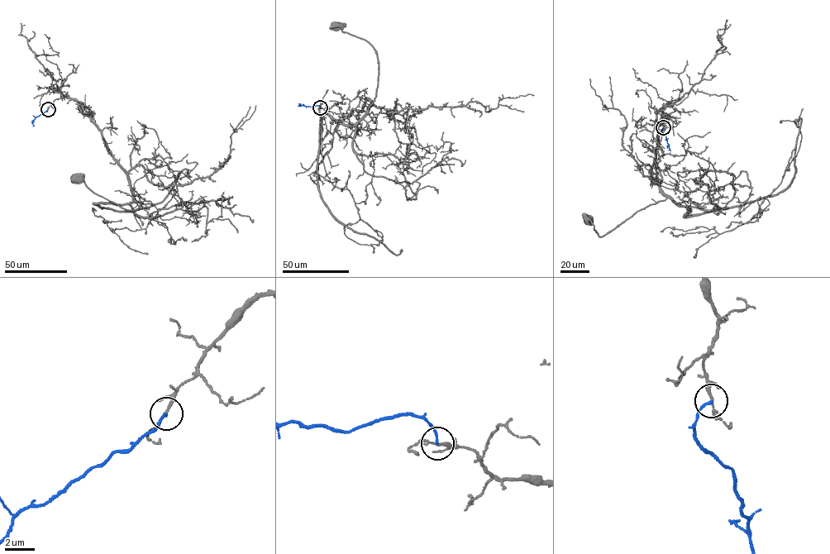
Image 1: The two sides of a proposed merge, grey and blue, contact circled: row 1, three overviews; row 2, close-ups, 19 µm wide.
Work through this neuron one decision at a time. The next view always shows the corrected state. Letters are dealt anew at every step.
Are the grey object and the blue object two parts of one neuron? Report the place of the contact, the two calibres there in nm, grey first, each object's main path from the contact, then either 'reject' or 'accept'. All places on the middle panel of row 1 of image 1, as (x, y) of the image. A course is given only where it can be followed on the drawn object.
place (320, 107); calibres 160 and 170 nm; course grey (320, 107), (349, 116), (354, 108), (363, 110), (367, 98), (368, 110), (375, 95), (374, 48), (336, 25); course blue (320, 107), (318, 105), (298, 106); reject

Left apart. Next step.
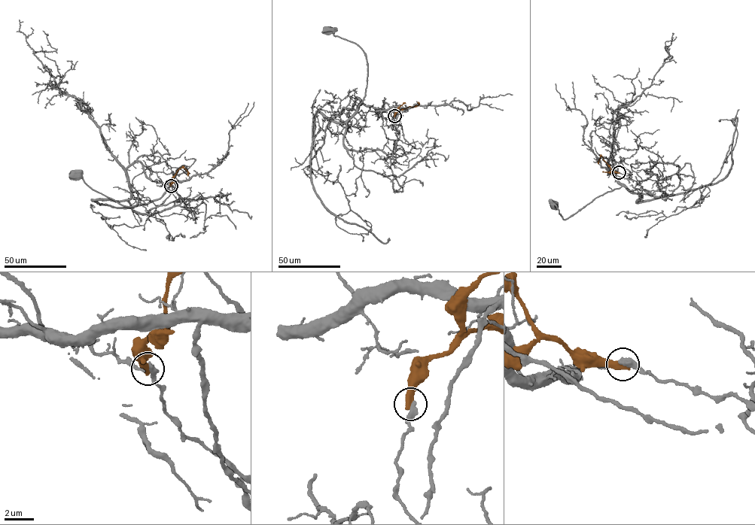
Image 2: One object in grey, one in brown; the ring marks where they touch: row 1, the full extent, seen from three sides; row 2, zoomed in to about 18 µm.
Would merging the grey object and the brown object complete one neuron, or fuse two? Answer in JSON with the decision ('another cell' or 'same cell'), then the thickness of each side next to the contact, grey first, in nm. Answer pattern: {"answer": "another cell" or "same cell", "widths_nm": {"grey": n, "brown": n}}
{"answer": "another cell", "widths_nm": {"grey": 440, "brown": 480}}

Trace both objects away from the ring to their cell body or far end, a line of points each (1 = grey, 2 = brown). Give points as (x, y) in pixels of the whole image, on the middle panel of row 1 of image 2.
1: (394, 116), (396, 128), (401, 107), (357, 107), (366, 89), (366, 56), (327, 29)
2: (394, 116), (399, 110), (418, 105), (418, 101)

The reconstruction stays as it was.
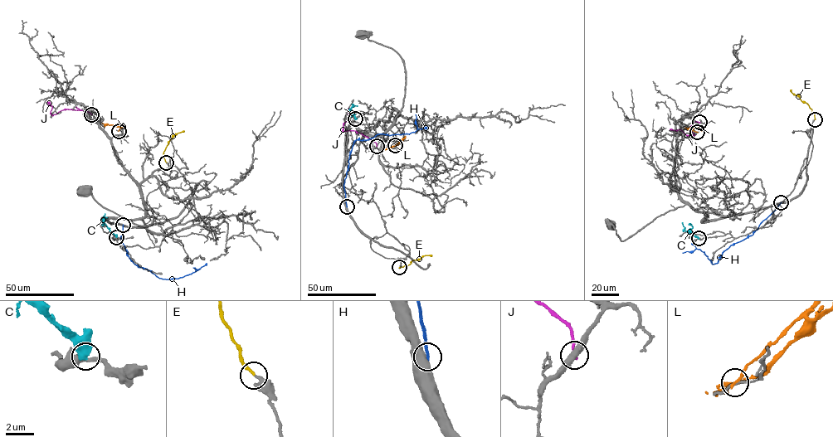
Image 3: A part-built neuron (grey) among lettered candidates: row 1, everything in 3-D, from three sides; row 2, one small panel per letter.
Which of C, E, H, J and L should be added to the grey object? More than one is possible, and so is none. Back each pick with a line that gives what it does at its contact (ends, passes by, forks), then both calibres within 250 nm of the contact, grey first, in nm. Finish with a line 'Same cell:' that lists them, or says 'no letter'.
E: It ends there. Thickness 220 nm (grey) against 190 nm
Same cell: E

